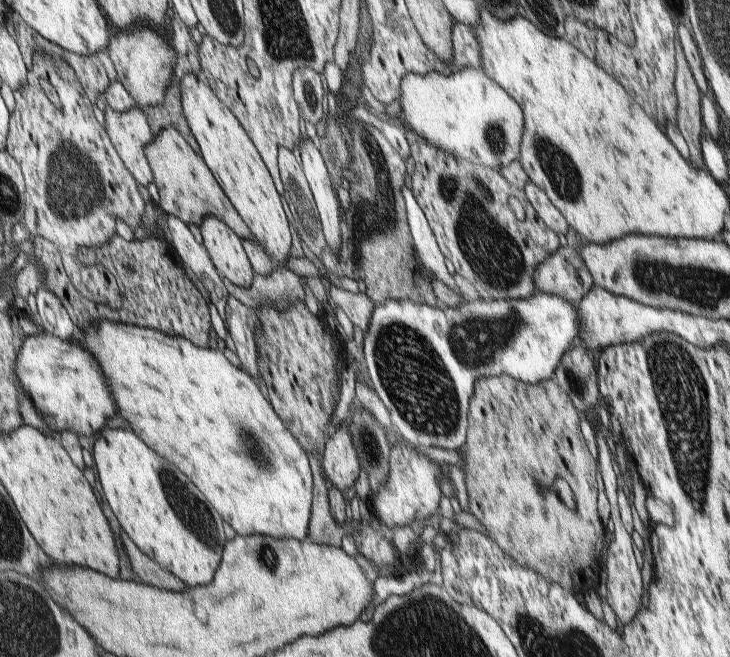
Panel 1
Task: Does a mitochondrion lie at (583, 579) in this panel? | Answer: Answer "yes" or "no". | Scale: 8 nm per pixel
no

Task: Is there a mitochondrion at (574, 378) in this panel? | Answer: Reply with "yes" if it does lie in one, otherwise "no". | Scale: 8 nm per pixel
yes

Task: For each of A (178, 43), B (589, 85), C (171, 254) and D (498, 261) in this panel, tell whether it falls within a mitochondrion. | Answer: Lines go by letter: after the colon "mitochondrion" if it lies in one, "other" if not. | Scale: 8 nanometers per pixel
A: other
B: other
C: other
D: mitochondrion

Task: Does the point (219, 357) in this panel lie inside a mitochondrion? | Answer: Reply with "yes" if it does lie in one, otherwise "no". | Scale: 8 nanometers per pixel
no

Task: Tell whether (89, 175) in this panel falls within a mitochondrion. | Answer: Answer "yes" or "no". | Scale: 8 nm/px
yes

